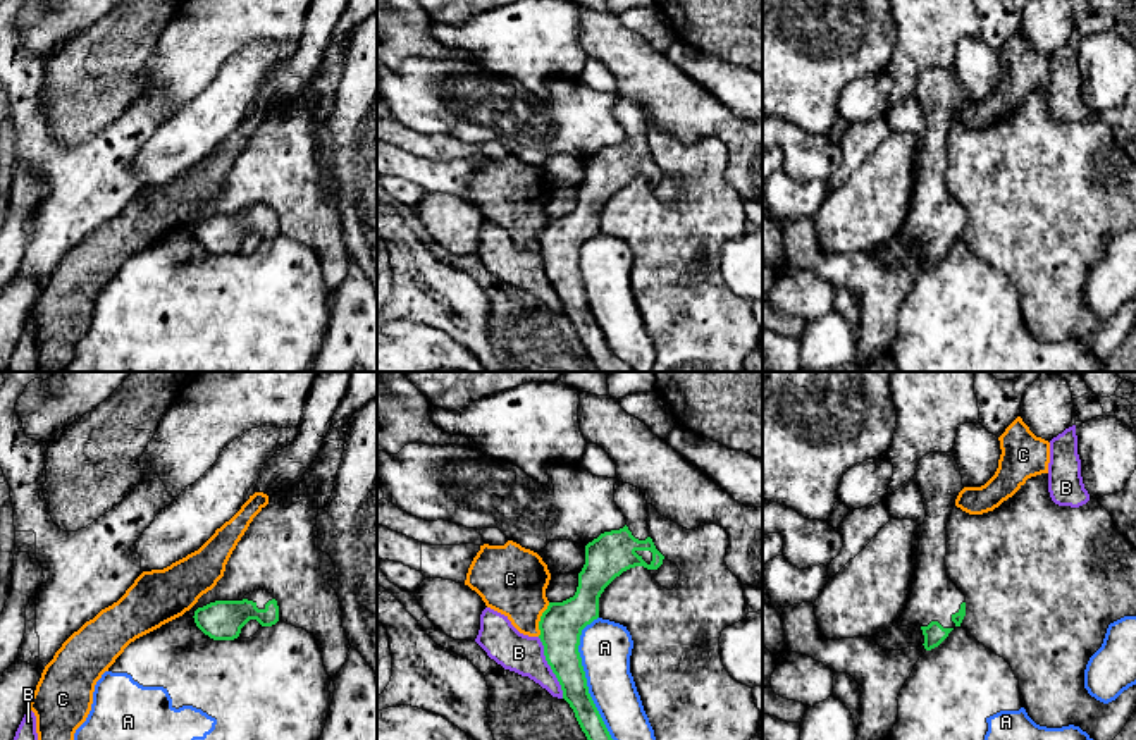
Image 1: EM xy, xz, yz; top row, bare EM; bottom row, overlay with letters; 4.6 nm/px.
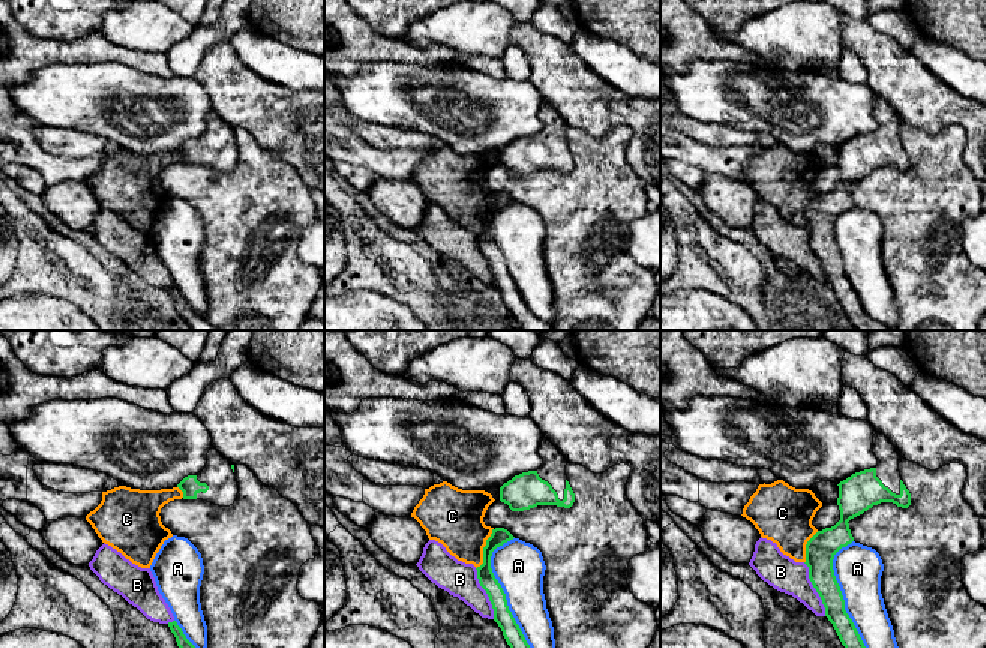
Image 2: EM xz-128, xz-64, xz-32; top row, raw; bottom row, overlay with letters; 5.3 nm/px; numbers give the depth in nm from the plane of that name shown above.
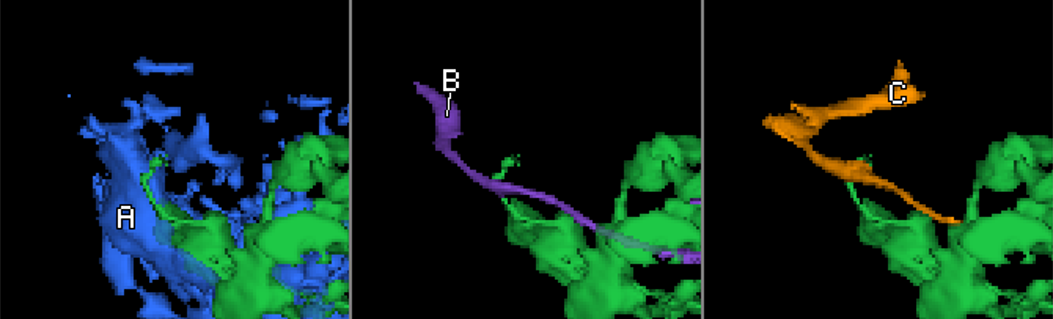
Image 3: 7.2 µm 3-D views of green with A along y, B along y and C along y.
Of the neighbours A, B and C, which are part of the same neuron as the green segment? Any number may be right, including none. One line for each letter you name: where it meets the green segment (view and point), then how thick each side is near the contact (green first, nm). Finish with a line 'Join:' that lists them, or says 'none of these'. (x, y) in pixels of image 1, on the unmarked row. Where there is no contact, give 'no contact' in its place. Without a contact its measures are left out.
Join: none of these

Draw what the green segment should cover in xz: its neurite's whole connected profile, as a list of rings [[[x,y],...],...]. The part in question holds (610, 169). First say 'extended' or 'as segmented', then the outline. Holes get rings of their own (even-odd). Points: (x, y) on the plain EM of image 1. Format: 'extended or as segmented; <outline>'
extended; [[[620,96],[614,117],[627,139],[604,146],[585,160],[577,207],[563,217],[549,217],[539,236],[539,253],[546,275],[561,299],[563,313],[573,324],[597,372],[635,372],[611,353],[589,308],[578,267],[582,244],[599,232],[599,212],[604,203],[630,182],[658,184],[664,174],[649,150],[649,122],[640,103]]]

